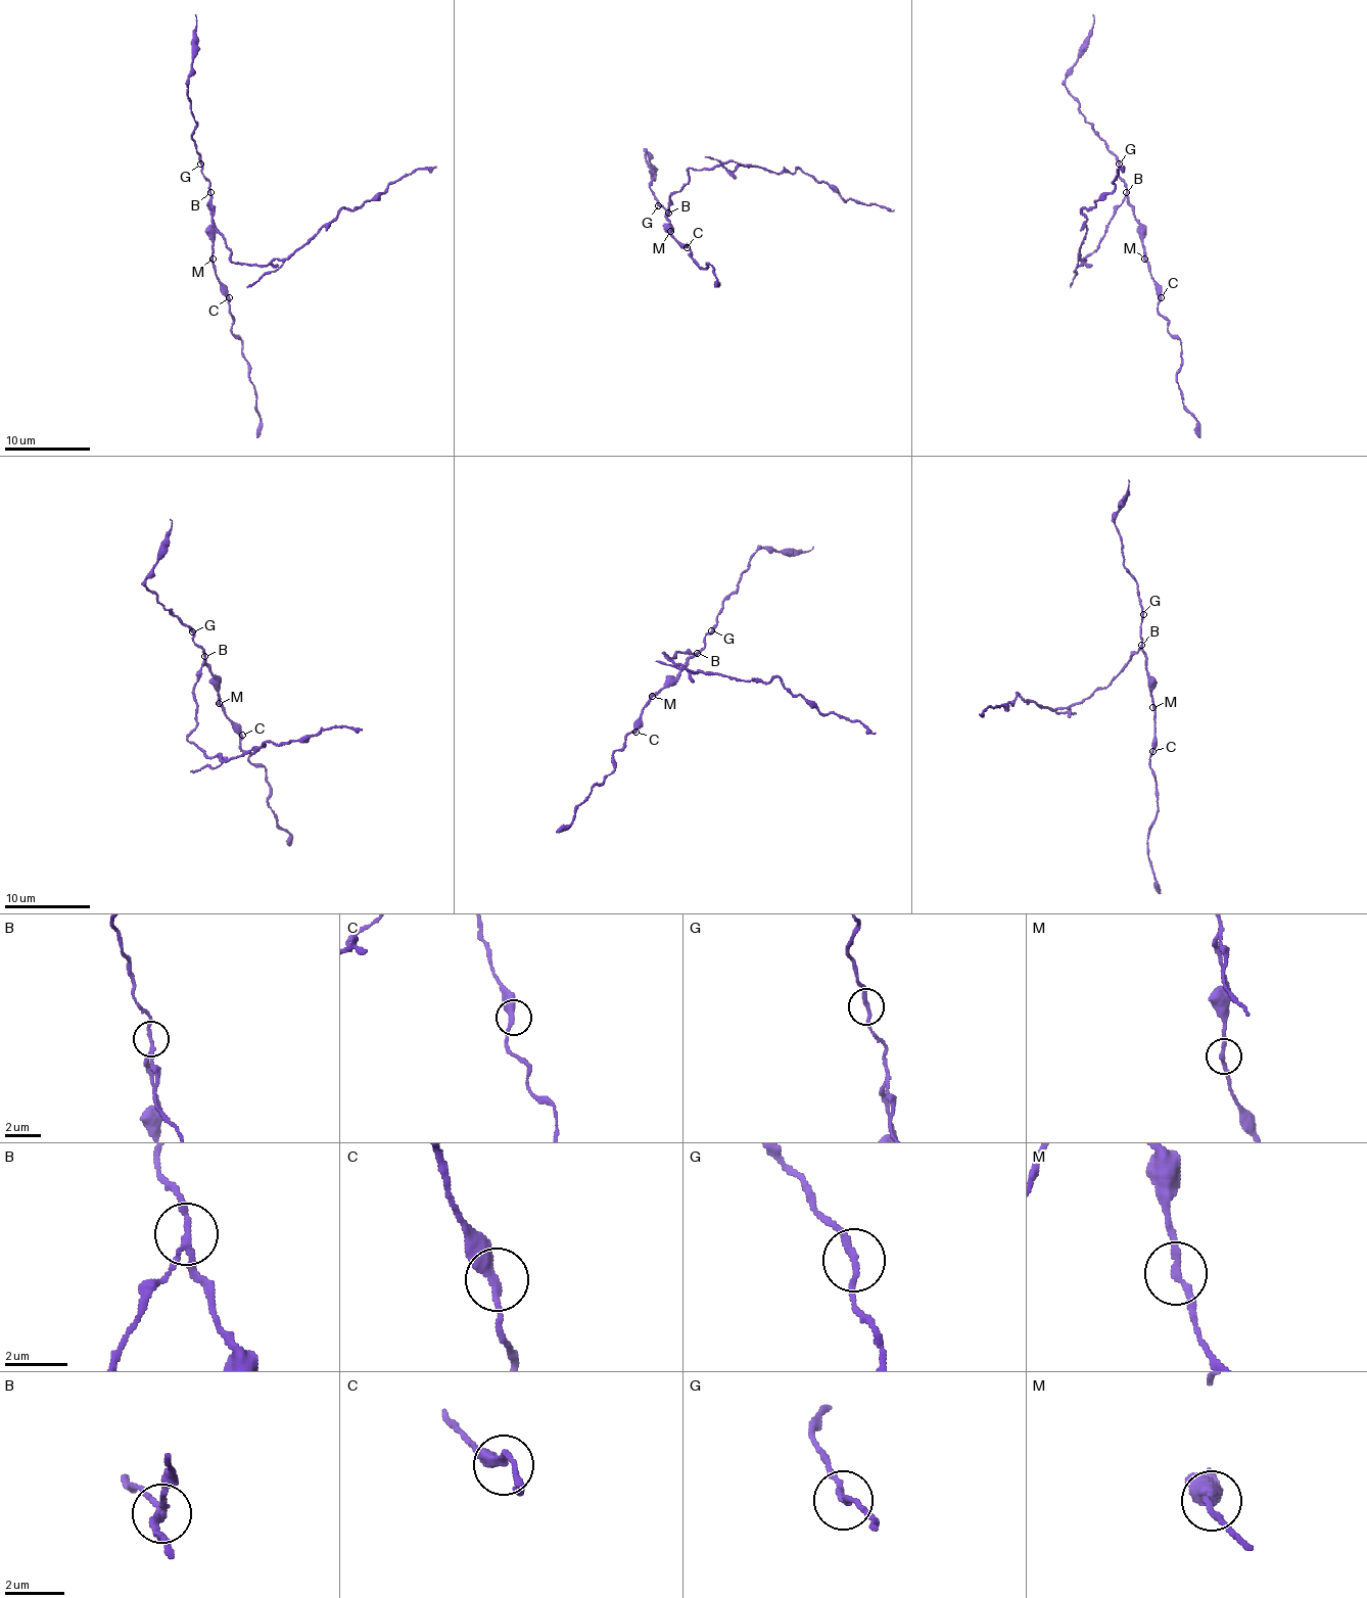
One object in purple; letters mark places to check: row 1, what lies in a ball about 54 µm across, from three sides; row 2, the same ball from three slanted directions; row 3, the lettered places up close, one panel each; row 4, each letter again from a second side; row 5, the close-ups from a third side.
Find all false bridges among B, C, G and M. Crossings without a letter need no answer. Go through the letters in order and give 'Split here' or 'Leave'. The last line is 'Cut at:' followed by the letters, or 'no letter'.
B: Split here
C: Leave
G: Leave
M: Leave
Cut at: B

